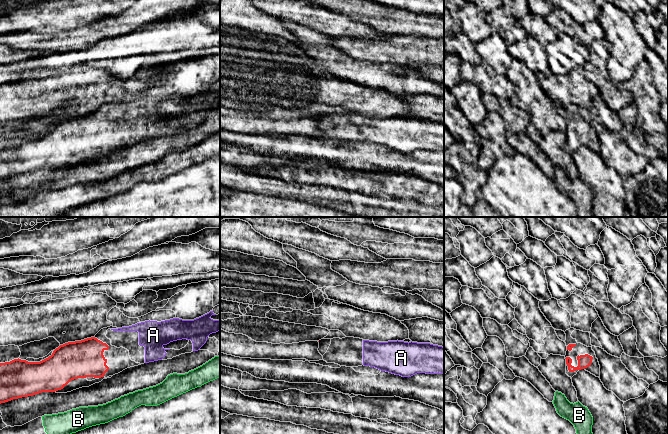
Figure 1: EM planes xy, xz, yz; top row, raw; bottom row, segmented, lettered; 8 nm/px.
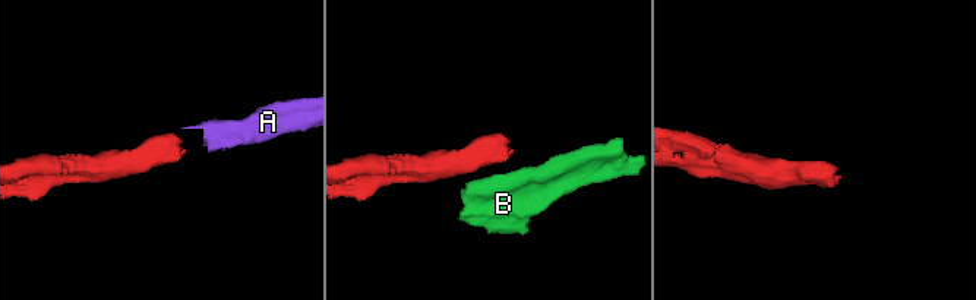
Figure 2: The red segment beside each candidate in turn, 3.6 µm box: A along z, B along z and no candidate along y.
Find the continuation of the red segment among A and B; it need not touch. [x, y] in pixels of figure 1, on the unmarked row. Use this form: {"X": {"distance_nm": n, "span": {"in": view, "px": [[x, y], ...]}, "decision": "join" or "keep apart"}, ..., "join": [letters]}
{"A": {"distance_nm": 120, "span": {"in": "xy", "px": [[105, 119], [111, 105]]}, "decision": "join"}, "B": {"distance_nm": 180, "span": {"in": "xy", "px": [[54, 167], [58, 189]]}, "decision": "keep apart"}, "join": ["A"]}

